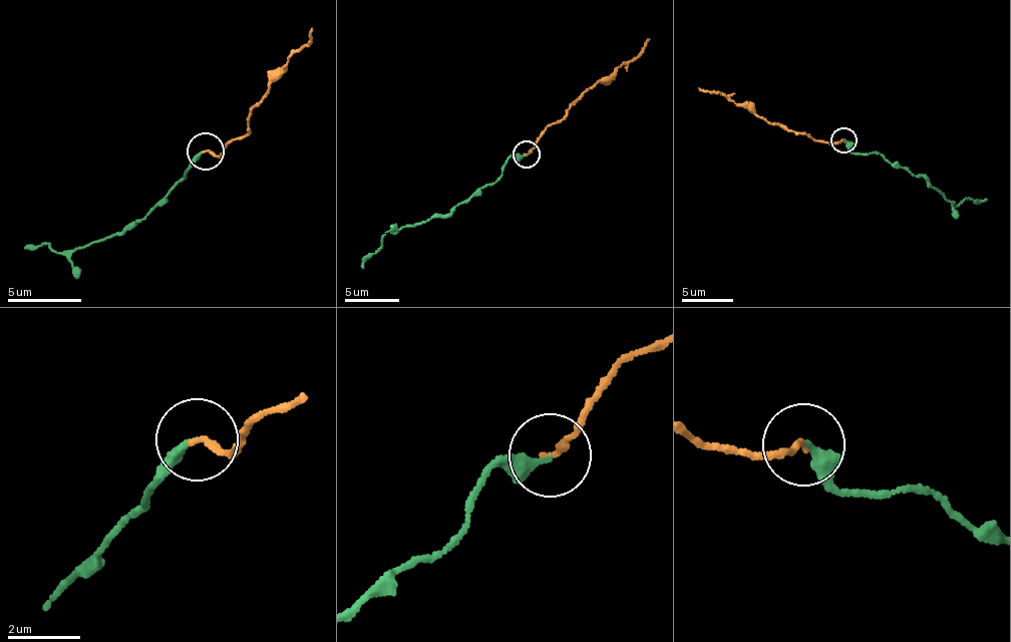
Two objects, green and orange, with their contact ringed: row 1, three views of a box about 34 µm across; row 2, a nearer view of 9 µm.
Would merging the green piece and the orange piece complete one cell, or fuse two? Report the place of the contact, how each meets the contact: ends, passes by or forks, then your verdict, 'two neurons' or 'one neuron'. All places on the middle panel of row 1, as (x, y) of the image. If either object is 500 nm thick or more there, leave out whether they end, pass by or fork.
(527, 153) | green ends | orange ends | one neuron

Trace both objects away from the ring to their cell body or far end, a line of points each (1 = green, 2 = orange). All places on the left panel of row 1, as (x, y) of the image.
1: (207, 150), (178, 185), (120, 234), (58, 254), (42, 244), (22, 248)
2: (207, 150), (221, 155), (231, 139), (248, 131), (247, 121), (291, 54), (309, 42), (310, 26)

